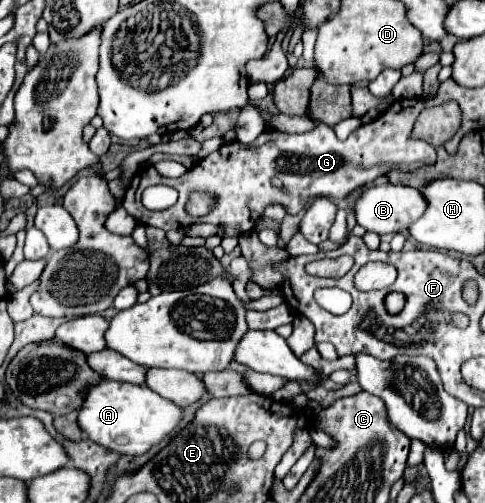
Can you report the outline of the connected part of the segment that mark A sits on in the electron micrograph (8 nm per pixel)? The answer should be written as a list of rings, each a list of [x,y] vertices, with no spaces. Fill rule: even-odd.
[[[103,379],[99,385],[95,385],[87,393],[85,405],[79,409],[79,427],[89,435],[91,441],[113,453],[131,457],[145,455],[151,447],[169,437],[181,419],[183,407],[157,395],[147,385],[119,383],[109,379]]]

